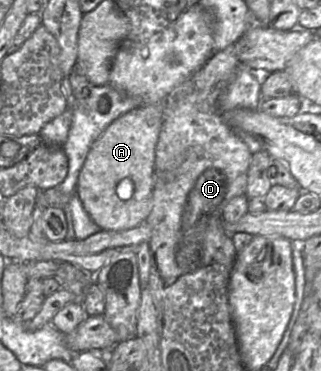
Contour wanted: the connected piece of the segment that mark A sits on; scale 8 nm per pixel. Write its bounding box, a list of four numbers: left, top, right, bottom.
[76,104,163,231]

